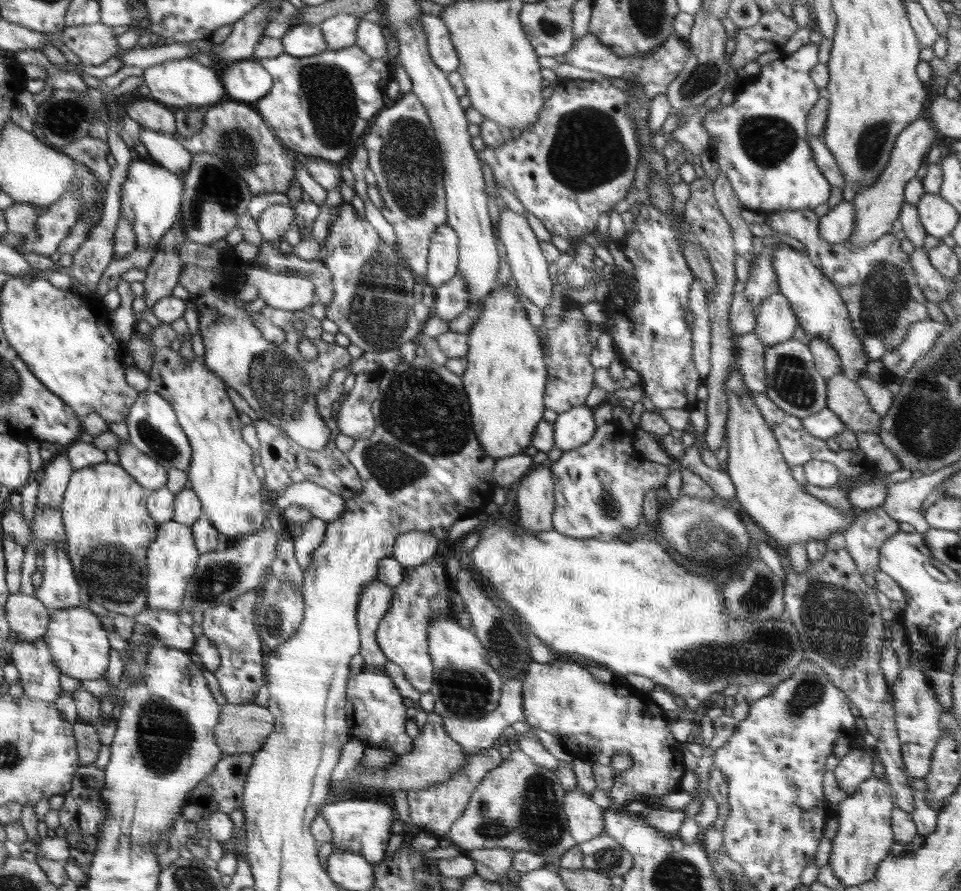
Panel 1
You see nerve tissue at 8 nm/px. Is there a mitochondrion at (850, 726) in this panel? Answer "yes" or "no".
no

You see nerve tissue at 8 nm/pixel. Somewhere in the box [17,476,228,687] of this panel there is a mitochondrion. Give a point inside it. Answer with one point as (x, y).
(111, 571)

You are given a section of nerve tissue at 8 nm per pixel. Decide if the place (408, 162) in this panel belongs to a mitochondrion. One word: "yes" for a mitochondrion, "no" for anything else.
yes

